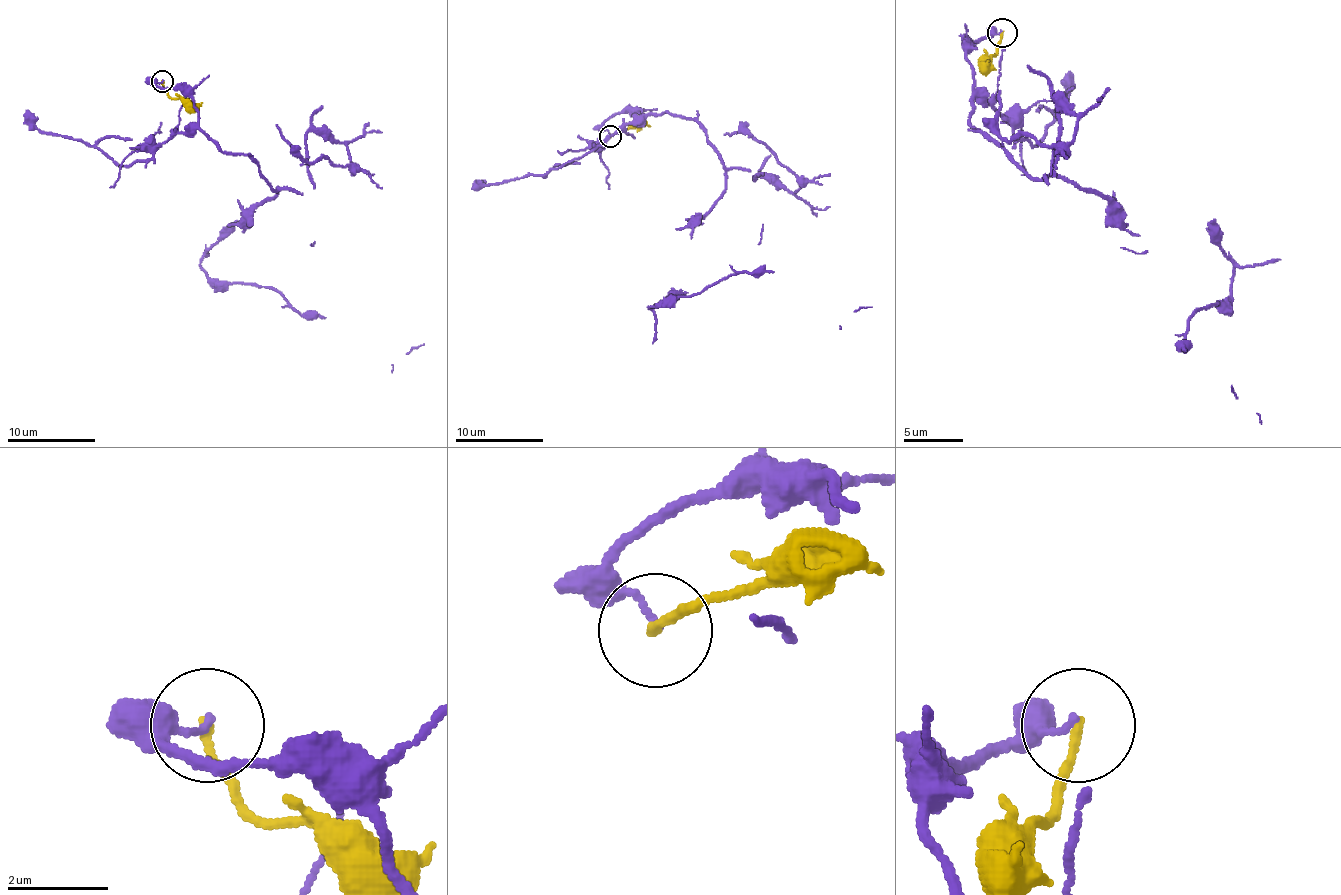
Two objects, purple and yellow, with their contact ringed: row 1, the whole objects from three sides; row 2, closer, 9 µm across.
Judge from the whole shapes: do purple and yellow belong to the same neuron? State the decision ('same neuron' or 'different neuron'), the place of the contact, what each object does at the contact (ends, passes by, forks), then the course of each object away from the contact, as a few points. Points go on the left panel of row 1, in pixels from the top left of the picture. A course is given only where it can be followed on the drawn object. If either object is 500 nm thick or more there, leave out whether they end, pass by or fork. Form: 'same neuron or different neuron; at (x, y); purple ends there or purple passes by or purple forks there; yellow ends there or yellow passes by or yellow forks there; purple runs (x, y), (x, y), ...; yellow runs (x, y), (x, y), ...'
different neuron; at (162, 81); purple ends there; yellow ends there; purple runs (162, 82), (276, 188), (206, 252), (210, 278), (276, 289), (406, 353), (424, 344); yellow runs (162, 82), (171, 97), (195, 104), (201, 102)

